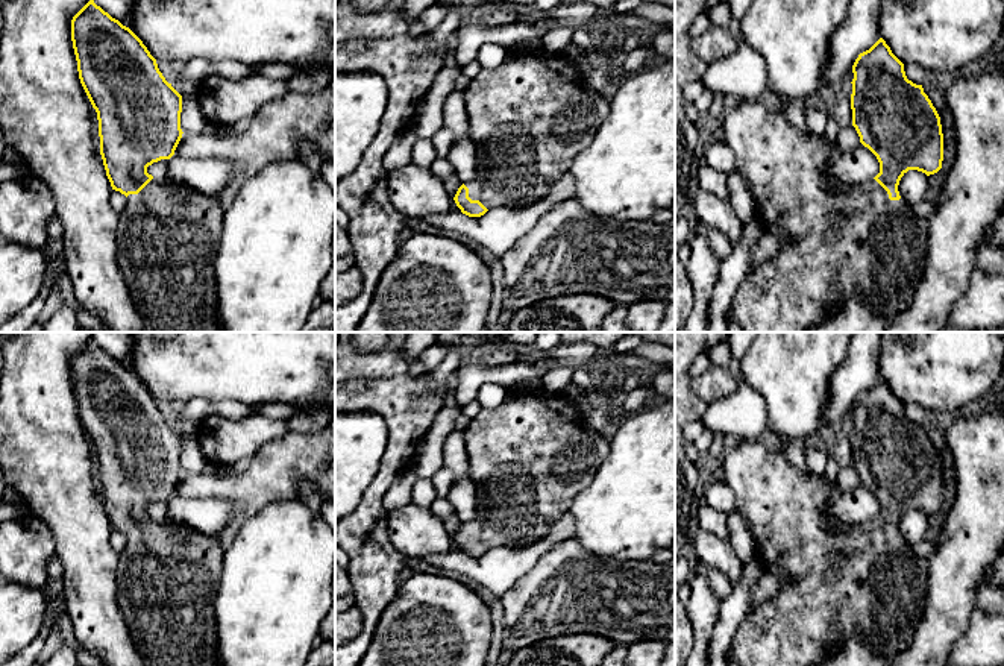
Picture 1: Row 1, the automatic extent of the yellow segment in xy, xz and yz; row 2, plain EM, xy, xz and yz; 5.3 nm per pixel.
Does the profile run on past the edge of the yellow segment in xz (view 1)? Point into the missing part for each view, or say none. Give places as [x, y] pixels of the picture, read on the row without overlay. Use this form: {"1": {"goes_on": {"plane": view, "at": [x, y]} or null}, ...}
{"1": {"goes_on": {"plane": "xz", "at": [530, 457]}}}

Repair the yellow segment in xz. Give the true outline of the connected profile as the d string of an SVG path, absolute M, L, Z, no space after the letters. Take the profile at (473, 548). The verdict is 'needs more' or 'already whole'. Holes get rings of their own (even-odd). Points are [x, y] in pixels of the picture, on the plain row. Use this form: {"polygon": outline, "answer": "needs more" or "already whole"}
{"polygon": "M541 390L510 391L497 408L482 408L469 422L464 440L470 460L469 476L476 484L478 514L458 528L453 540L469 557L481 557L499 546L525 548L543 539L554 522L570 511L573 499L591 482L610 452L610 441L601 432L584 428L575 405Z", "answer": "needs more"}

